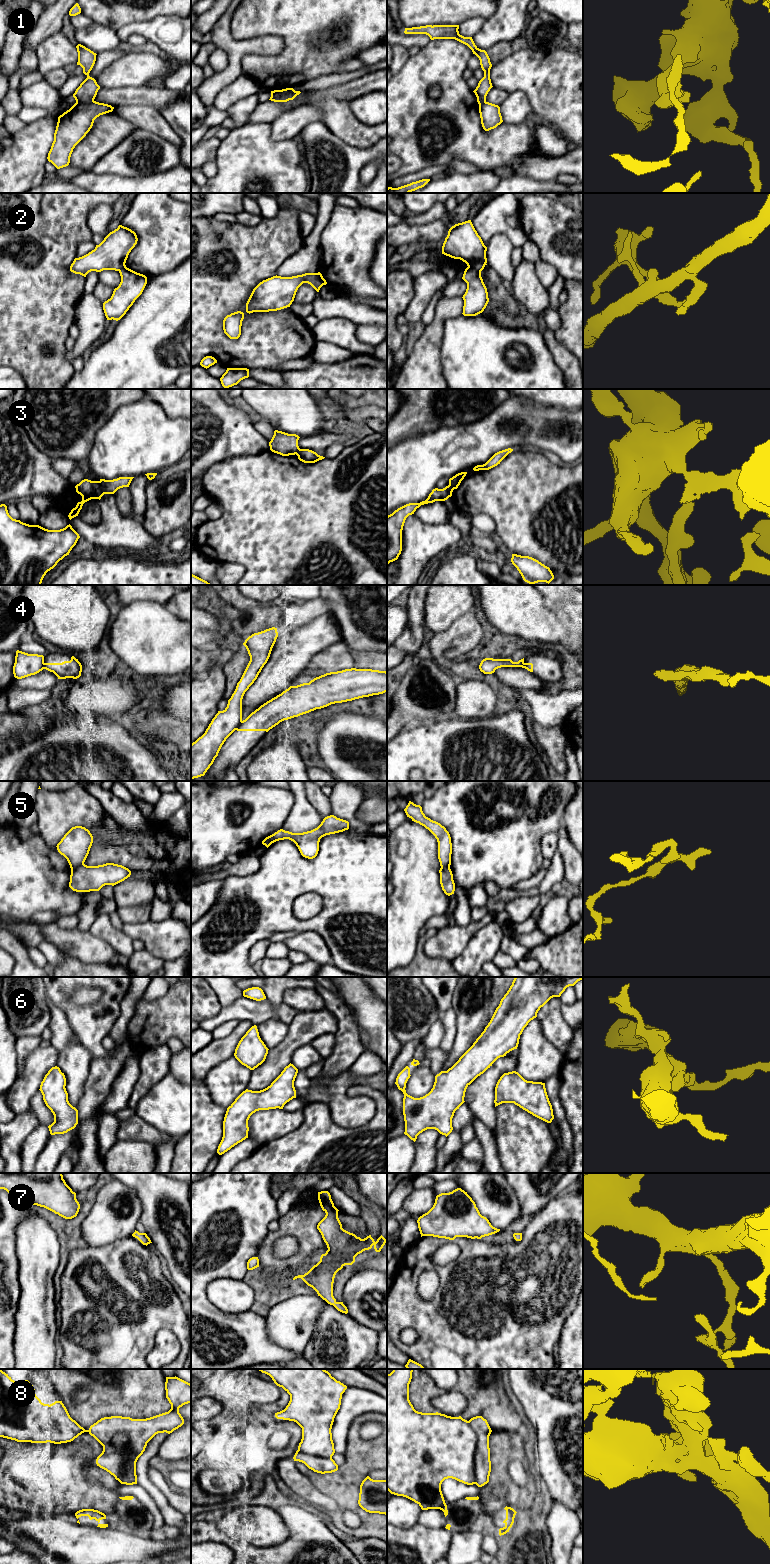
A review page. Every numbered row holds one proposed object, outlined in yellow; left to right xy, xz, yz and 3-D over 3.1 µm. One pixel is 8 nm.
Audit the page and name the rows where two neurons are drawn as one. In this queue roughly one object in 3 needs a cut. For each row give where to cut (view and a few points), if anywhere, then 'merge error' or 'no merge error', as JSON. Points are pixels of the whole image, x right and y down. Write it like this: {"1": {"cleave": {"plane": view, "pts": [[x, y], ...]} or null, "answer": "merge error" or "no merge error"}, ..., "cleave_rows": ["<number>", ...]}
{"1": {"cleave": {"plane": "xy", "pts": [[94, 101], [86, 103], [76, 102]]}, "answer": "merge error"}, "2": {"cleave": {"plane": "yz", "pts": [[468, 266], [480, 272]]}, "answer": "merge error"}, "3": {"cleave": {"plane": "xy", "pts": [[98, 481], [104, 493]]}, "answer": "merge error"}, "4": {"cleave": {"plane": "xz", "pts": [[242, 721], [235, 729]]}, "answer": "merge error"}, "5": {"cleave": {"plane": "xy", "pts": [[83, 863], [71, 869]]}, "answer": "merge error"}, "6": {"cleave": null, "answer": "no merge error"}, "7": {"cleave": null, "answer": "no merge error"}, "8": {"cleave": null, "answer": "no merge error"}, "cleave_rows": ["1", "2", "3", "4", "5"]}

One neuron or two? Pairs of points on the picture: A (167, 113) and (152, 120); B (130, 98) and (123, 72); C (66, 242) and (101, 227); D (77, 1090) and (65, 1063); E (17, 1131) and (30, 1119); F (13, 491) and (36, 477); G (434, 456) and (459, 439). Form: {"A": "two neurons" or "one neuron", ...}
{"A": "two neurons", "B": "two neurons", "C": "two neurons", "D": "one neuron", "E": "one neuron", "F": "one neuron", "G": "one neuron"}

